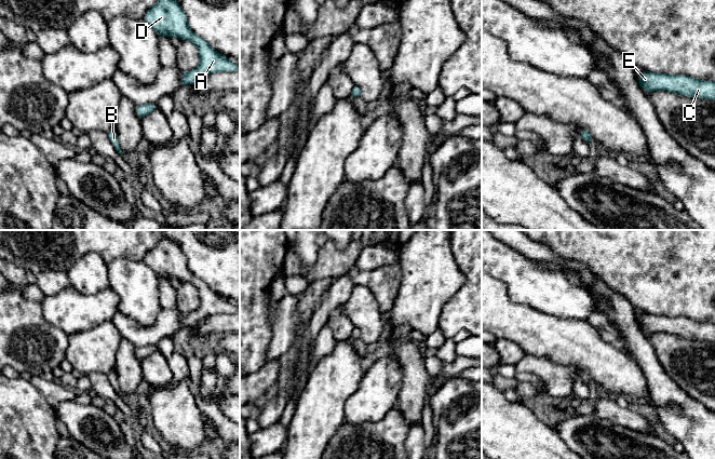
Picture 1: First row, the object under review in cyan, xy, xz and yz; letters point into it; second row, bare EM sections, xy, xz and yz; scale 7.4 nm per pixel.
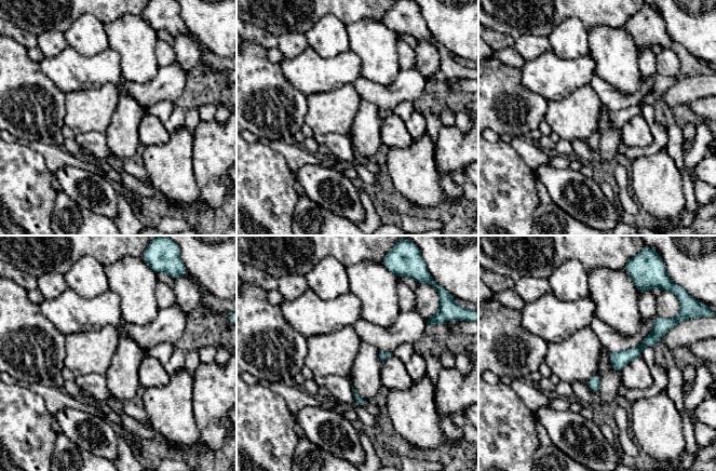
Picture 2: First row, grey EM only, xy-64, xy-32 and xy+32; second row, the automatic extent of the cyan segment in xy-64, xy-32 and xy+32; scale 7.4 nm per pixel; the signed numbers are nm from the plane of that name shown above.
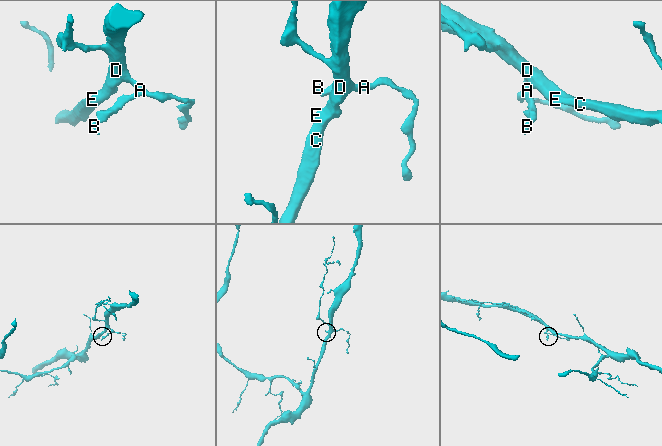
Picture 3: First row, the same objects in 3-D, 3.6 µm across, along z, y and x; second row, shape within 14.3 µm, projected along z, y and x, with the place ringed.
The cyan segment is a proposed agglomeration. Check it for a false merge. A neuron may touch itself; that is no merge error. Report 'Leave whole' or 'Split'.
Leave whole

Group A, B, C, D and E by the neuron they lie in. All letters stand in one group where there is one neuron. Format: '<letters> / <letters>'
A B C D E

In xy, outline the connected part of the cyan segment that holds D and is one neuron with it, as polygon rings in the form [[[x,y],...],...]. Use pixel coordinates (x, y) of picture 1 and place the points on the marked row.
[[[158,0],[144,15],[144,21],[153,28],[158,38],[175,36],[180,40],[188,40],[197,45],[200,64],[189,71],[181,71],[180,86],[197,82],[208,73],[234,72],[240,66],[231,63],[213,50],[208,43],[197,36],[188,26],[187,16],[176,0]]]

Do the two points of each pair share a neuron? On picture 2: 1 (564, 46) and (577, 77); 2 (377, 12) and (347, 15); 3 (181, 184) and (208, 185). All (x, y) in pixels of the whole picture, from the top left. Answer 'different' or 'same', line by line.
1: different
2: same
3: different

